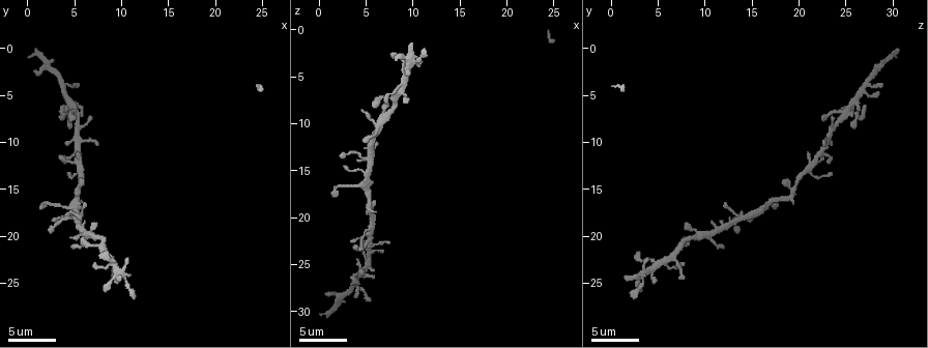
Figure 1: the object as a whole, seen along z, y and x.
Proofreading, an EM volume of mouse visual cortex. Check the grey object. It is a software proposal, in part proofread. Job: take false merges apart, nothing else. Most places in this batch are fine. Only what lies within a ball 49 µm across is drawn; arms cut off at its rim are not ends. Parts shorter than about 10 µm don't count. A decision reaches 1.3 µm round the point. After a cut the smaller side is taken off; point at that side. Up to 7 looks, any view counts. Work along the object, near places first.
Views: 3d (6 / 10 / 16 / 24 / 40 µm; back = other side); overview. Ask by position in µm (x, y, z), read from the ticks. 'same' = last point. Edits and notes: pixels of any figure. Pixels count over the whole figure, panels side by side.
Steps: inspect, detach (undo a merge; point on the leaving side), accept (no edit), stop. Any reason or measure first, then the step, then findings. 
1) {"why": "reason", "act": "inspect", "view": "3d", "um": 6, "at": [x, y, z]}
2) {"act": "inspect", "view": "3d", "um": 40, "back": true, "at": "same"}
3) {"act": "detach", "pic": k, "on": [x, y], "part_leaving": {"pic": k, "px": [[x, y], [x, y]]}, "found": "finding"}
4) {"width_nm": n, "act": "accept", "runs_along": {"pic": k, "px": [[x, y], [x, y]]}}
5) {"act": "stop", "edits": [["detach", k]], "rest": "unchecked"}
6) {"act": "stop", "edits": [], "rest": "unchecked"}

{"why": "three arms meet", "act": "inspect", "view": "3d", "um": 16, "at": [7.4, 20.2, 9.4]}

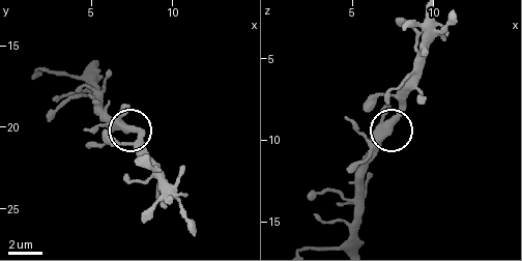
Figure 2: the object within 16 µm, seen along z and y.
{"act": "accept", "found": "all the same neuron"}

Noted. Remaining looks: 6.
{"why": "side arm on a straight run", "act": "inspect", "view": "3d", "um": 16, "at": [9.0, 22.6, 5.8]}

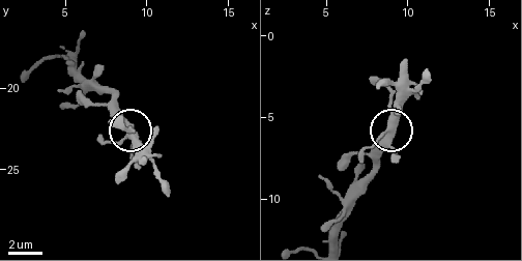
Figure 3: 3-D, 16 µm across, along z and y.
{"width_nm": 380, "act": "accept", "runs_along": {"pic": 3, "px": [[356, 184], [374, 165], [377, 148], [392, 132], [397, 91]]}, "found": "one neuron here"}

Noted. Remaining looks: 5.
{"why": "thin neck", "act": "inspect", "view": "3d", "um": 6, "at": [5.2, 18.6, 13.2]}

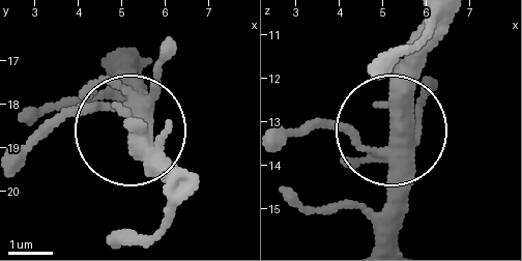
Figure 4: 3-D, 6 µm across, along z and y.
{"act": "accept", "runs_along": {"pic": 4, "px": [[453, 24], [394, 146], [394, 221]]}, "found": "continuous, no second neuron"}

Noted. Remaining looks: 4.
{"why": "side arm on a straight run", "act": "inspect", "view": "3d", "um": 16, "at": [5.8, 13.4, 20.4]}

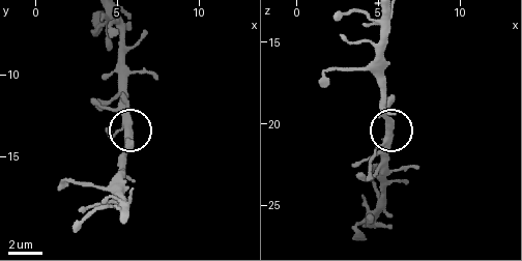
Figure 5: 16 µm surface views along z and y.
{"arms": 3, "act": "accept", "found": "one neuron here"}

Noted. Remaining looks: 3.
{"act": "stop", "edits": [], "rest": "unchecked"}

